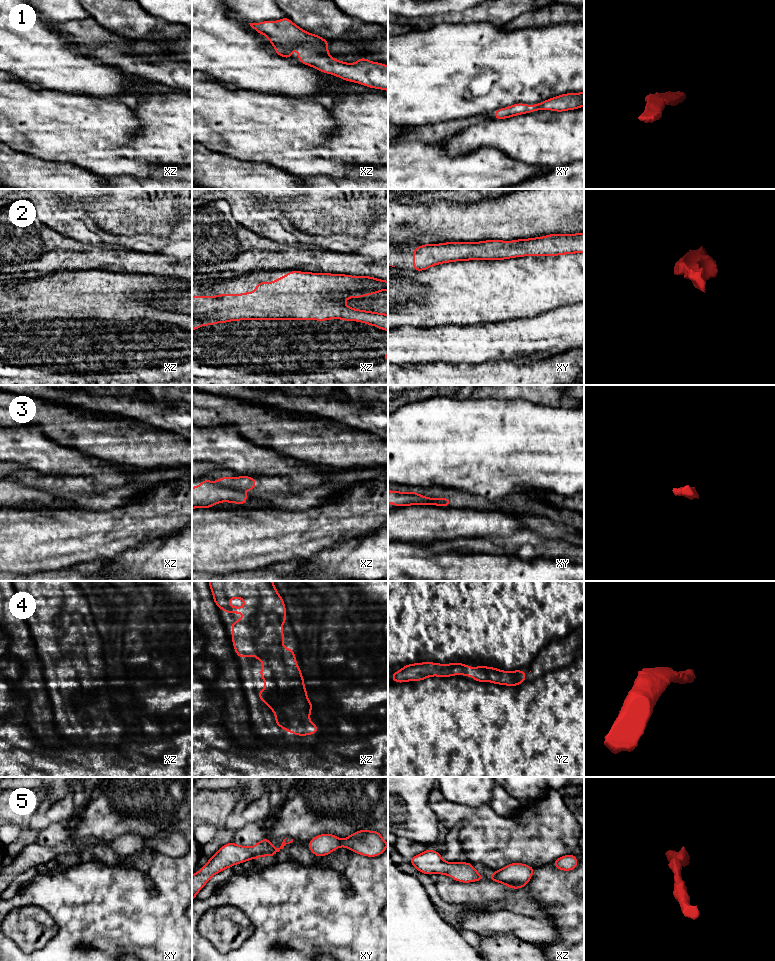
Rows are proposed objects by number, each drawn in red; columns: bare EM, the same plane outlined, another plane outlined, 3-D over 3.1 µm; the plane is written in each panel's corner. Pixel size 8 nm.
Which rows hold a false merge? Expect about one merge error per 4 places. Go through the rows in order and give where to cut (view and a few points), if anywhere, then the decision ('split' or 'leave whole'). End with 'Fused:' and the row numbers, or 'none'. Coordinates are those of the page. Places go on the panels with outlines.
1: cut none; leave whole
2: cut none; leave whole
3: cut xz (215, 482), (221, 486), (240, 490); split
4: cut none; leave whole
5: cut none; leave whole
Fused: 3

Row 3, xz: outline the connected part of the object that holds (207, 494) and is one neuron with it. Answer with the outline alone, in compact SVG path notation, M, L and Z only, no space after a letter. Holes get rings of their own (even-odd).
M207 479L202 480L200 485L192 487L192 509L211 508L221 502L244 505L247 499L248 496L243 491L221 487Z

